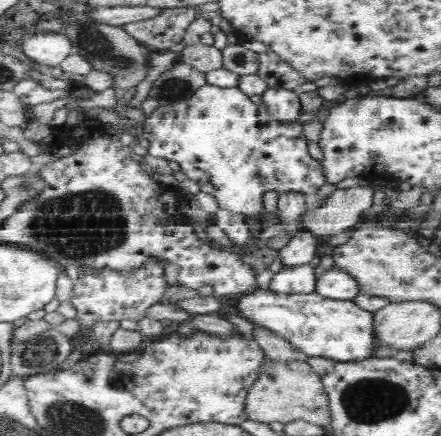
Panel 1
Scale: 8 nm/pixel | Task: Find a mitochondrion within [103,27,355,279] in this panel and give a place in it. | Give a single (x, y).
(173, 87)

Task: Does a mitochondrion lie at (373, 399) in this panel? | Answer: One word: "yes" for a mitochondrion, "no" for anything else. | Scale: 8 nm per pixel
yes

